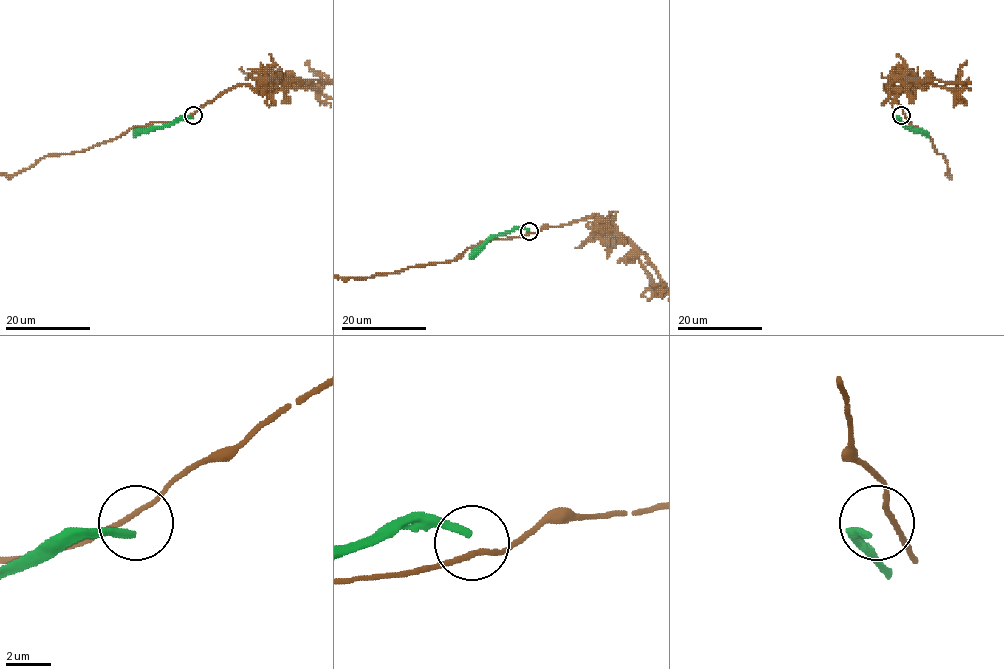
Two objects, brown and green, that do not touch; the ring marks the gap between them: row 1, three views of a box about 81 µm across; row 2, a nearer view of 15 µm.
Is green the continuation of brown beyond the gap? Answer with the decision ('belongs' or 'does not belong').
does not belong

